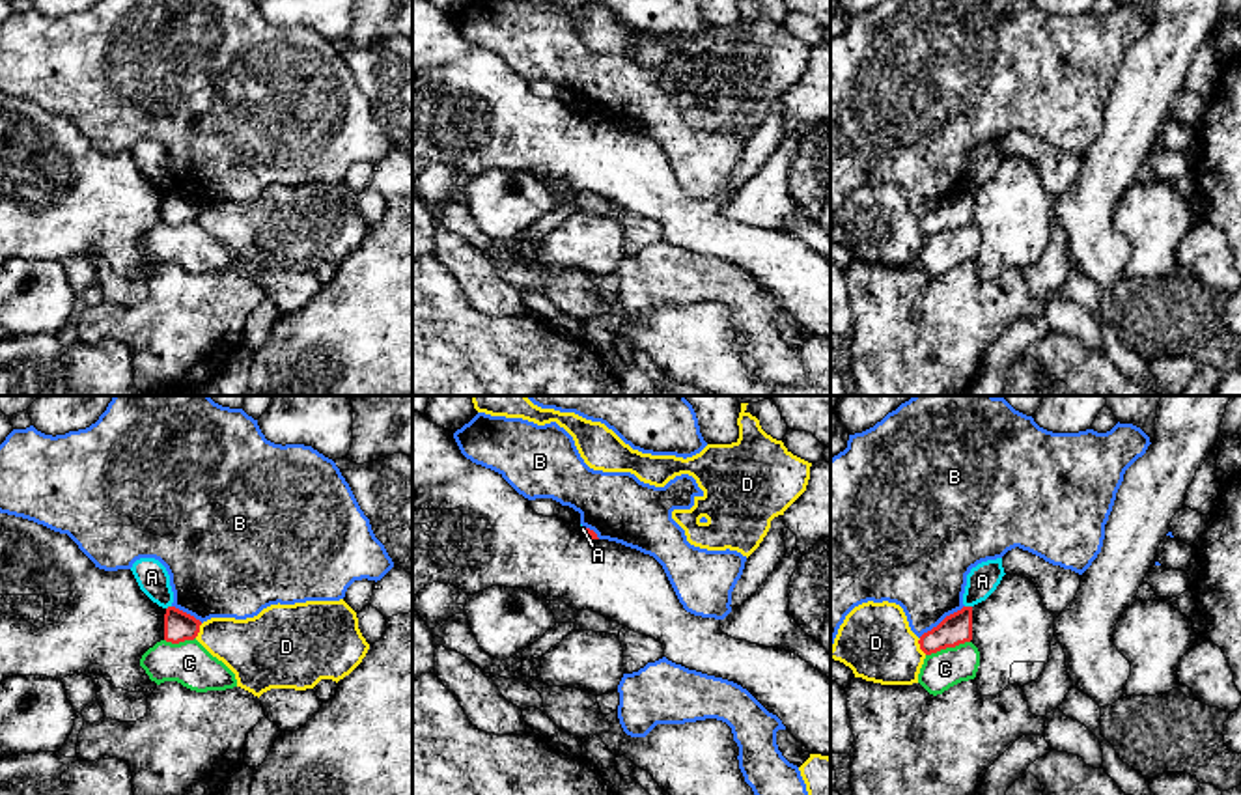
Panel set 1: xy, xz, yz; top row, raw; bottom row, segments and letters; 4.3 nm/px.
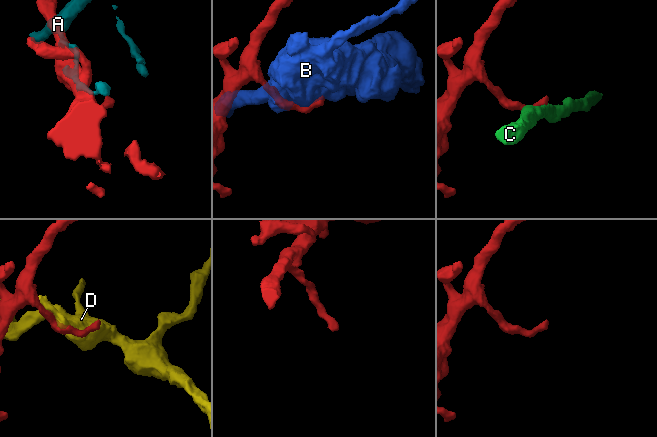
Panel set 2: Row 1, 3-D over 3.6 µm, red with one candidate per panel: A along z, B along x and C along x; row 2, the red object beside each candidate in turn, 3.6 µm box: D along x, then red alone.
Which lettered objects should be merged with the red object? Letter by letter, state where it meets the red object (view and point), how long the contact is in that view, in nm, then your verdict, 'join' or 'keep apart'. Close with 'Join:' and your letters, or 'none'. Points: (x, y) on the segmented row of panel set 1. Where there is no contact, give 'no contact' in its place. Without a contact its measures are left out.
A: contact yz (969, 607); length 30 nm; keep apart
B: contact yz (943, 620); length 240 nm; keep apart
C: contact yz (947, 646); length 200 nm; keep apart
D: contact yz (920, 646); length 80 nm; keep apart
Join: none

